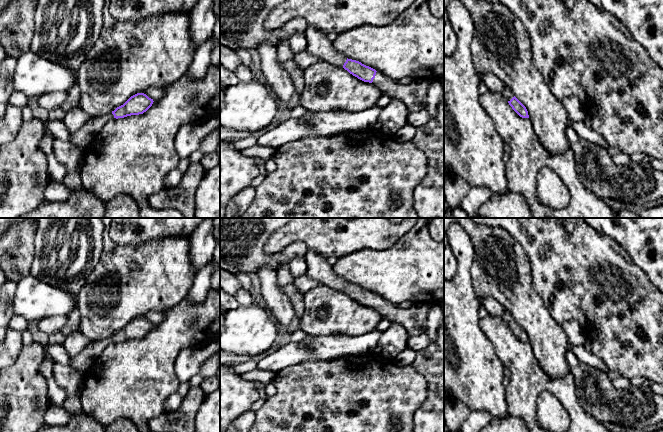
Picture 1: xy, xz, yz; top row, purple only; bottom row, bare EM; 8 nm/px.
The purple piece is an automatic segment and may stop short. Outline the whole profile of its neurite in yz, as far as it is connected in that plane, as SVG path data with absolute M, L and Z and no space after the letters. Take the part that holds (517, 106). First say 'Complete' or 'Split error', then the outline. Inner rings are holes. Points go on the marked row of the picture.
Split error. M505 88L500 92L500 94L520 117L529 118L526 107L514 96L514 94L508 88Z

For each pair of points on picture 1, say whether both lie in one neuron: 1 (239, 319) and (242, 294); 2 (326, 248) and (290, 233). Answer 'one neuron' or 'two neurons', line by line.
1: two neurons
2: one neuron

